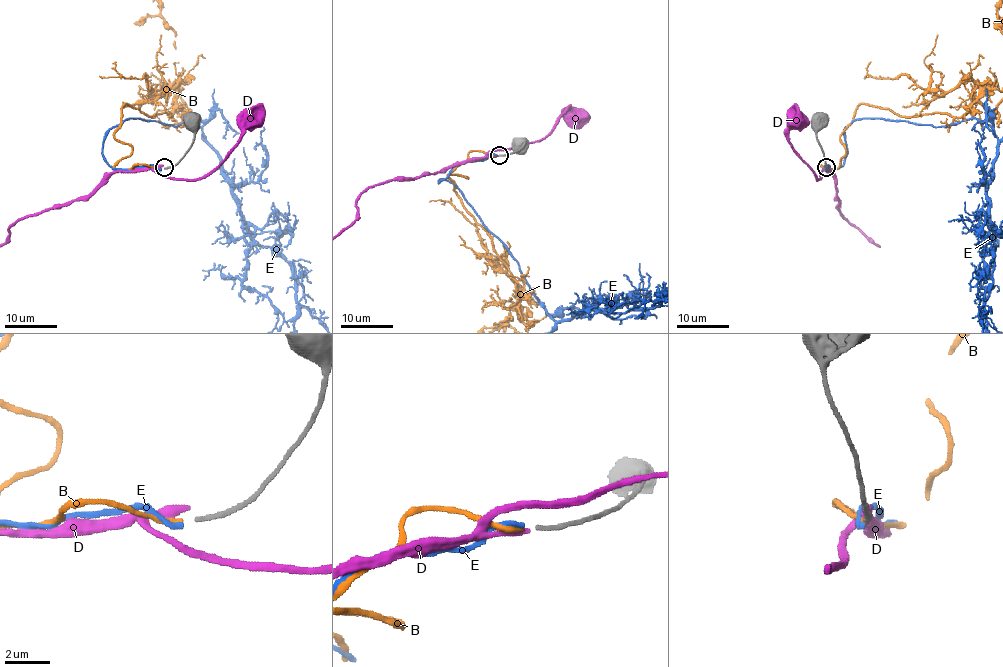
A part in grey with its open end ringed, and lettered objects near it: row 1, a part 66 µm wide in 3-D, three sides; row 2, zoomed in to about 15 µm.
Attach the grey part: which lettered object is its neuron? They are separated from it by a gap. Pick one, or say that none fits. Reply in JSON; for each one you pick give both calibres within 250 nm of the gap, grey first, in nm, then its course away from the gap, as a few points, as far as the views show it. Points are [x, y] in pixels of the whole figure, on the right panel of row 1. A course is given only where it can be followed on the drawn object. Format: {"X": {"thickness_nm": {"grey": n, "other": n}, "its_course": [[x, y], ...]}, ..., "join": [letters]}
{"B": {"thickness_nm": {"grey": 200, "other": 280}}, "join": ["B"]}

